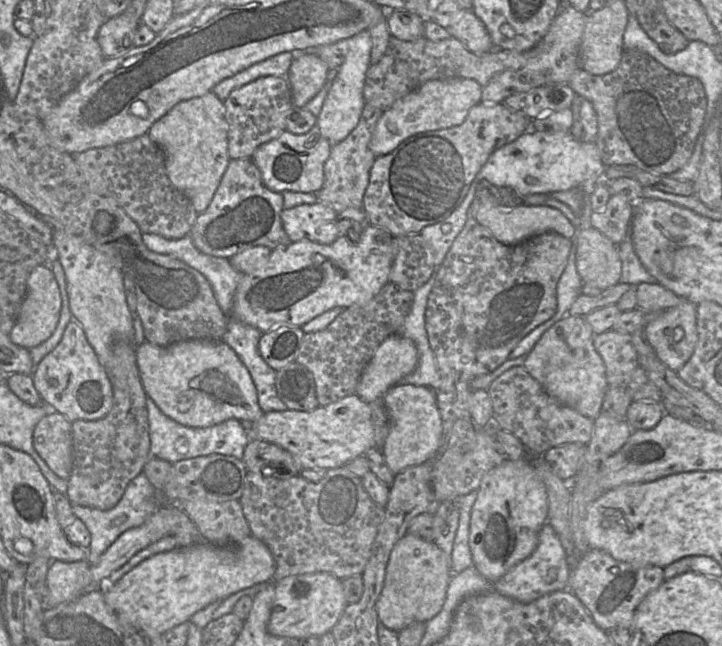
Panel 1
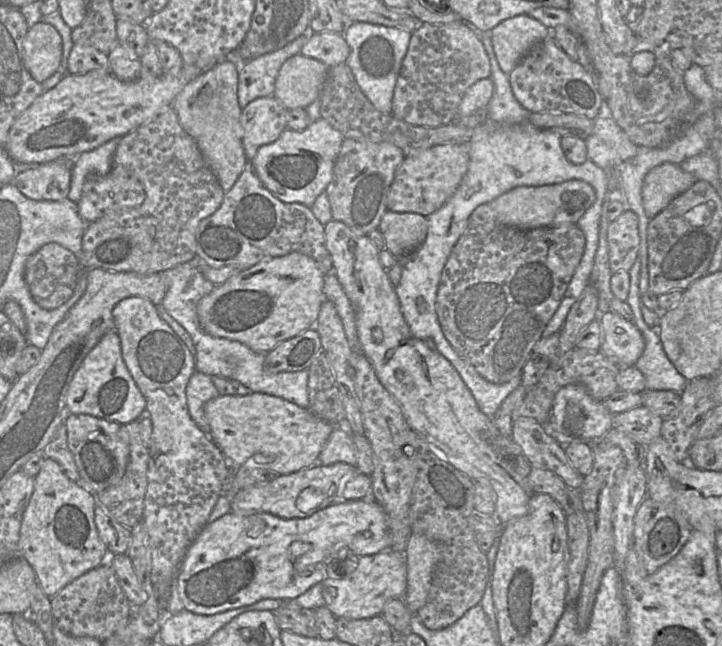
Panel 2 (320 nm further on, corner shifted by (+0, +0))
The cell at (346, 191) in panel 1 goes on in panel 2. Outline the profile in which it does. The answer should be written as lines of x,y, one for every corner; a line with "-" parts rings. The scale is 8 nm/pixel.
345,138
334,164
331,181
325,188
332,219
341,221
358,234
367,235
378,229
387,210
386,197
395,173
406,156
390,142

